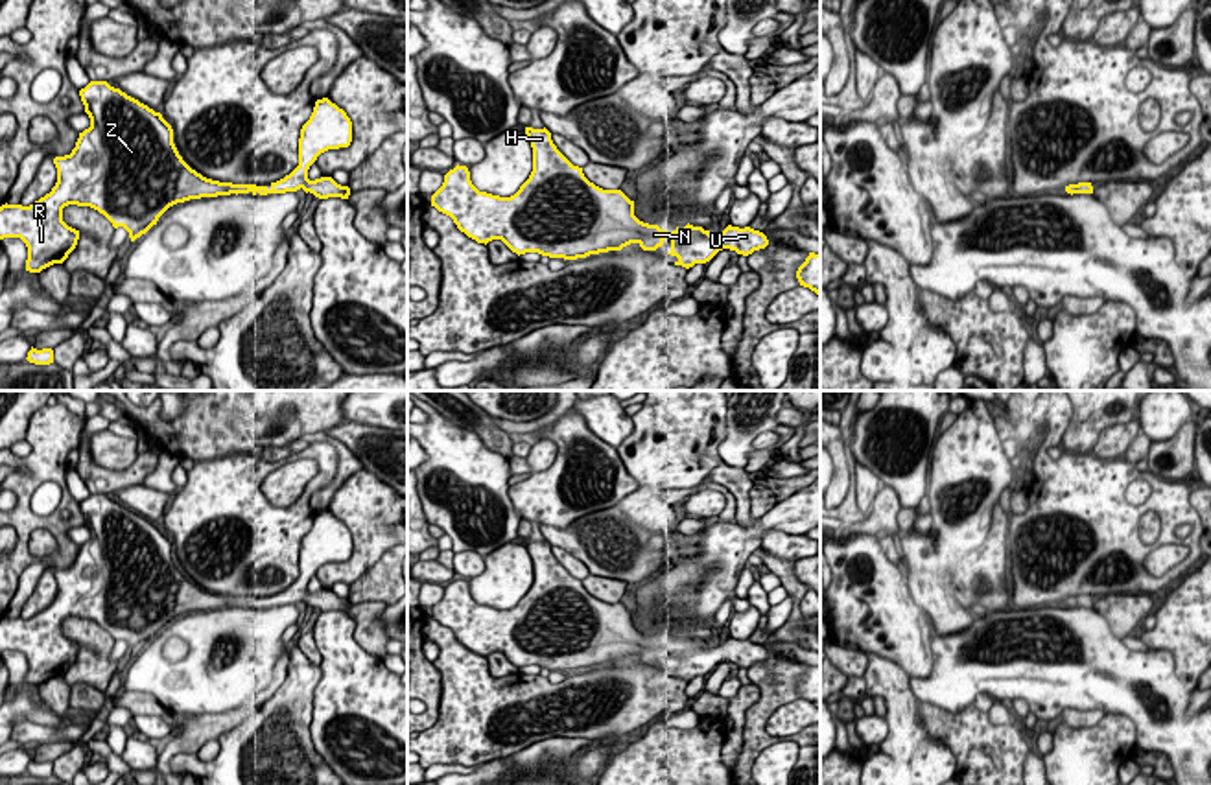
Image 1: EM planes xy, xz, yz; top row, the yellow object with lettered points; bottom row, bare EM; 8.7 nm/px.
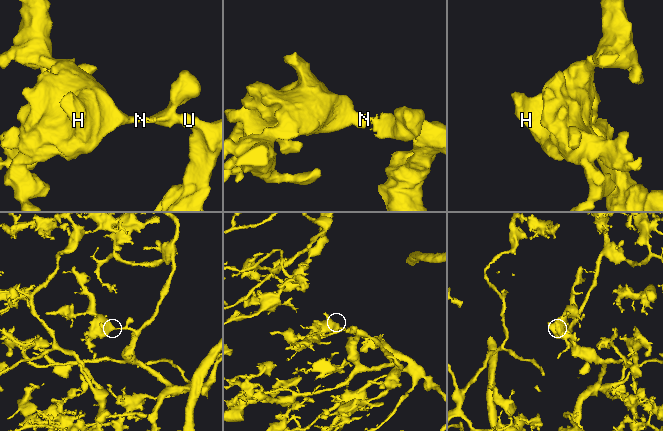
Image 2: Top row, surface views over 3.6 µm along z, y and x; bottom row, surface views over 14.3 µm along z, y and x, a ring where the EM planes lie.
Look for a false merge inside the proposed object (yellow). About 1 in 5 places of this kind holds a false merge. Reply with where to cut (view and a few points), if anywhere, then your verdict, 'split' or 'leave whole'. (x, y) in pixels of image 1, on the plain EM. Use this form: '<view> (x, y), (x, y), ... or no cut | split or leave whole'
no cut | leave whole

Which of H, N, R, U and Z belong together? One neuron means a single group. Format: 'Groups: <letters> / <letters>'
Groups: H N R U Z

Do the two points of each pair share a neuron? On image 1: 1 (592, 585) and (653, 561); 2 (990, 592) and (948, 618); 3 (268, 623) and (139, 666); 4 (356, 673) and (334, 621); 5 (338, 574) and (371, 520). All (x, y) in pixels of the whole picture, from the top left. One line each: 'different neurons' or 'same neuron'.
1: different neurons
2: different neurons
3: same neuron
4: same neuron
5: same neuron

